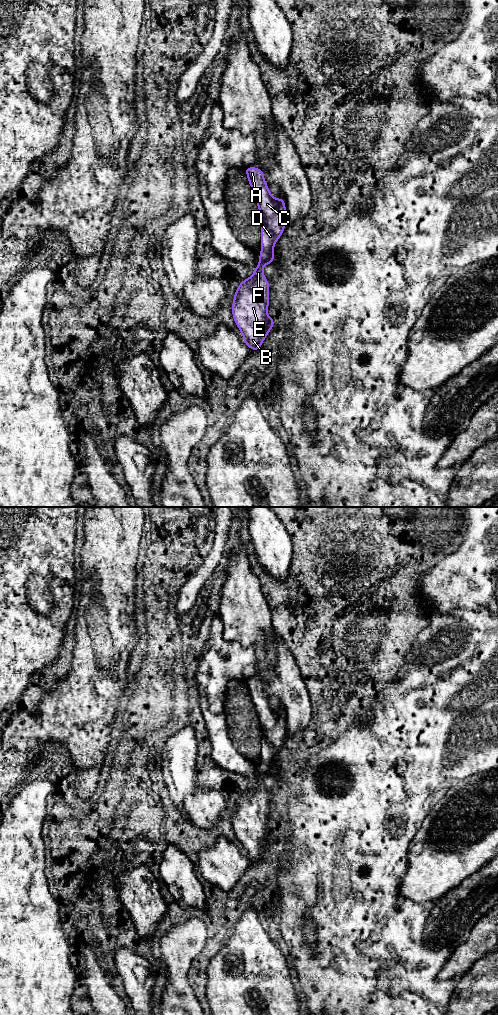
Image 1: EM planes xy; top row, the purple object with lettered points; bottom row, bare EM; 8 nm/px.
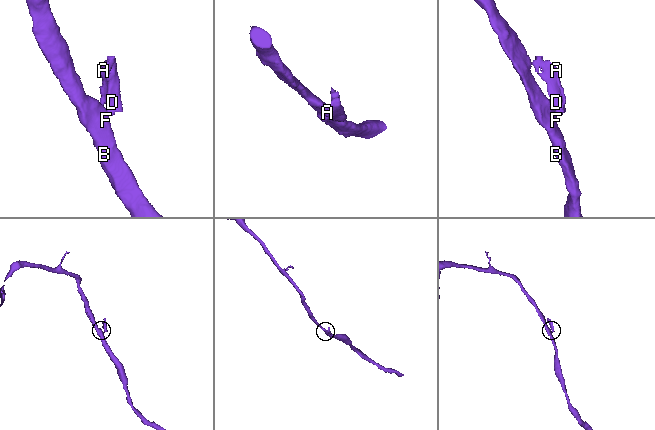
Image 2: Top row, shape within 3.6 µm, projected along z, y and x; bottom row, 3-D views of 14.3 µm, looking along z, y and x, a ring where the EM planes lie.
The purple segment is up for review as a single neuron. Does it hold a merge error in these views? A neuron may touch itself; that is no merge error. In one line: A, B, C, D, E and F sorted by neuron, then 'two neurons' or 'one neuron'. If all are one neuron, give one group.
A C D / B E F | two neurons

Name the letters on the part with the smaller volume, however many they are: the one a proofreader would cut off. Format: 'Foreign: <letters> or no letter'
Foreign: A, C, D

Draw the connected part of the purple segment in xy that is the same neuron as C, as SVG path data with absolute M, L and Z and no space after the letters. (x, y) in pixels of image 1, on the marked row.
M246 167L244 171L254 192L262 221L261 254L259 255L259 260L263 264L268 265L275 261L273 248L286 225L285 202L282 197L279 199L272 197L265 182L262 169Z

